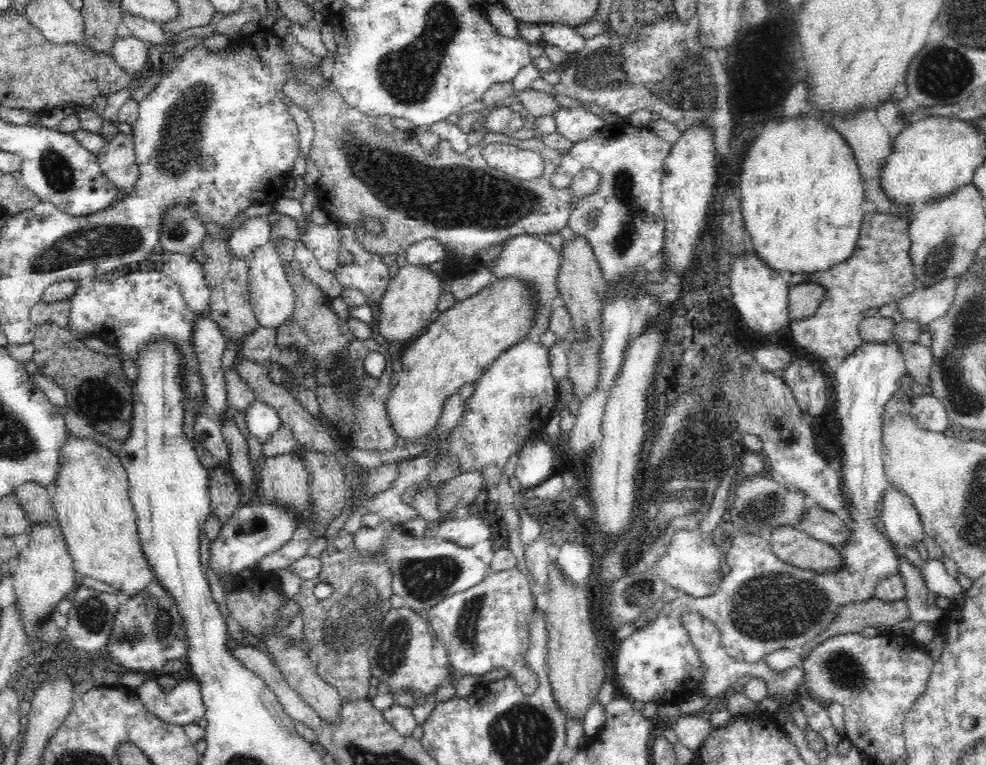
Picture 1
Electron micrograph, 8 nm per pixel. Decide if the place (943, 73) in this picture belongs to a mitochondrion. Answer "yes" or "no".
yes

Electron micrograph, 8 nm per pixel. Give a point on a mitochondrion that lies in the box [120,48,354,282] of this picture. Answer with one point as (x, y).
(179, 147)

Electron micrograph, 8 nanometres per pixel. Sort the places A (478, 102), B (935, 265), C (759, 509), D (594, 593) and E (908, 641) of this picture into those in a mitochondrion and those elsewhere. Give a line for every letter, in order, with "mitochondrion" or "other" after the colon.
A: other
B: mitochondrion
C: mitochondrion
D: other
E: other

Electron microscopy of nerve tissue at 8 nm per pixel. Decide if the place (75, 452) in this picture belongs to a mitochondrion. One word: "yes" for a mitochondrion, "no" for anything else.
no

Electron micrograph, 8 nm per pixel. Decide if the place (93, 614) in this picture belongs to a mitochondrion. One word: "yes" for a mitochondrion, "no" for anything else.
yes

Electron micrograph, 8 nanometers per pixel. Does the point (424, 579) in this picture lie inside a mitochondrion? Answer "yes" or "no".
yes

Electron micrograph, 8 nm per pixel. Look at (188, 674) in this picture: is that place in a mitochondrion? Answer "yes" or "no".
no

